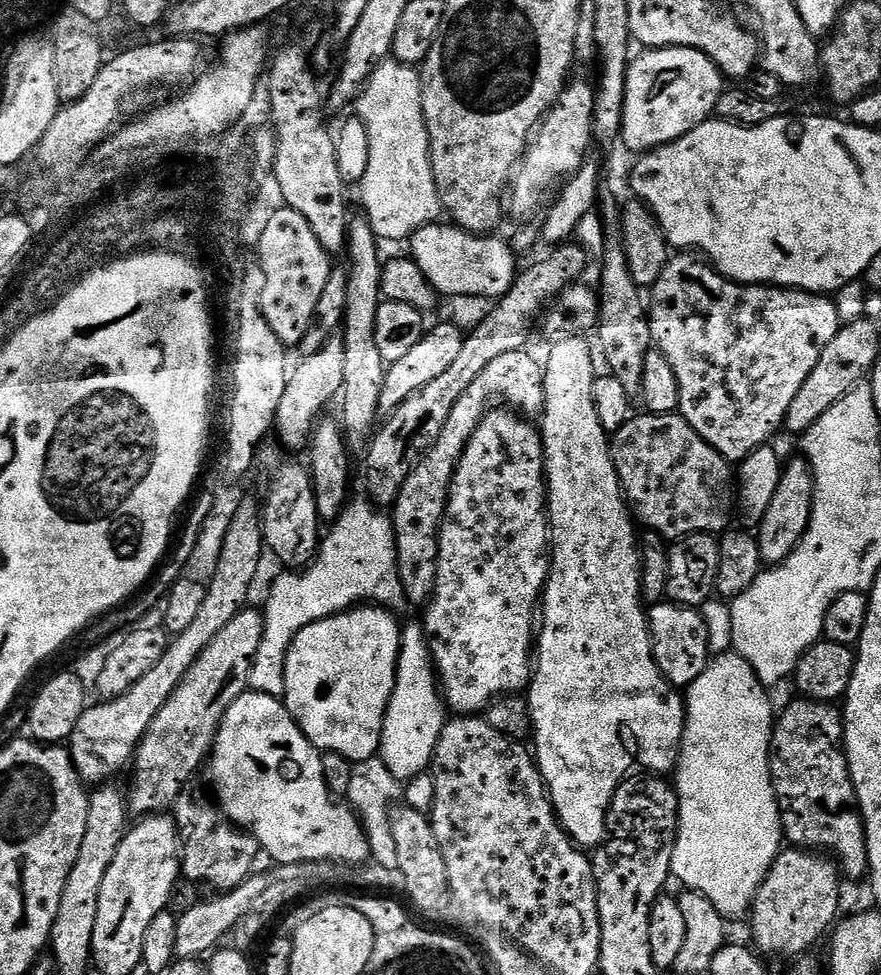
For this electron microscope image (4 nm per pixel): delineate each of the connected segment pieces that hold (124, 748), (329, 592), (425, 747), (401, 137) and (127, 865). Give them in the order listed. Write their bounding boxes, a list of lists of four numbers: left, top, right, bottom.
[[68,496,265,786],[248,503,406,697],[380,647,445,780],[358,59,441,241],[104,814,182,920]]

